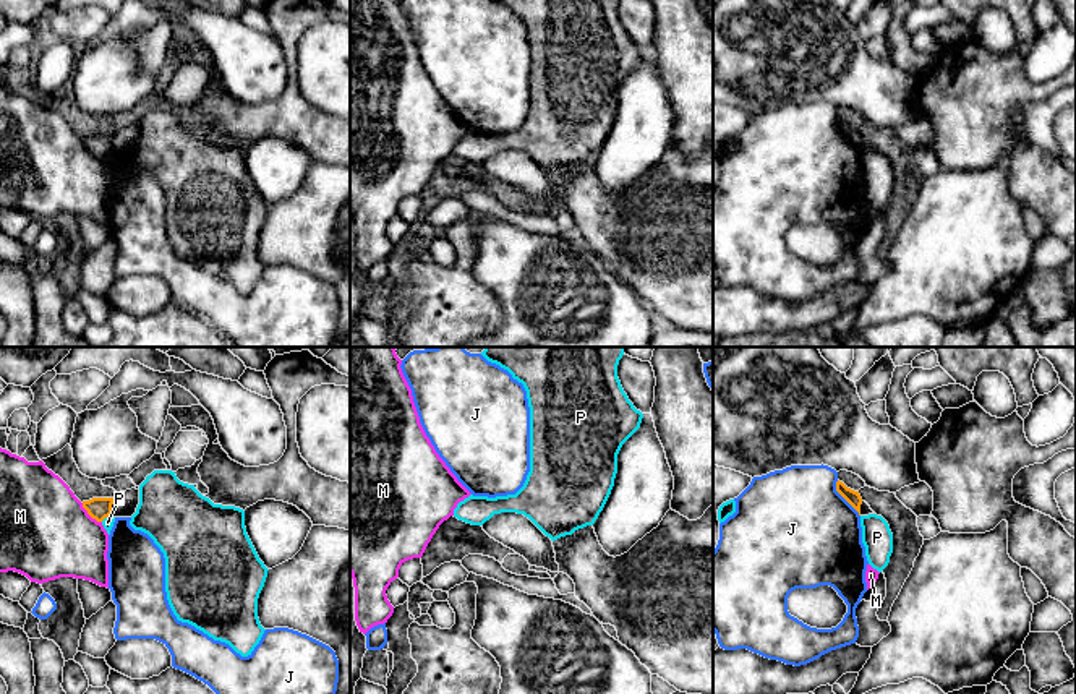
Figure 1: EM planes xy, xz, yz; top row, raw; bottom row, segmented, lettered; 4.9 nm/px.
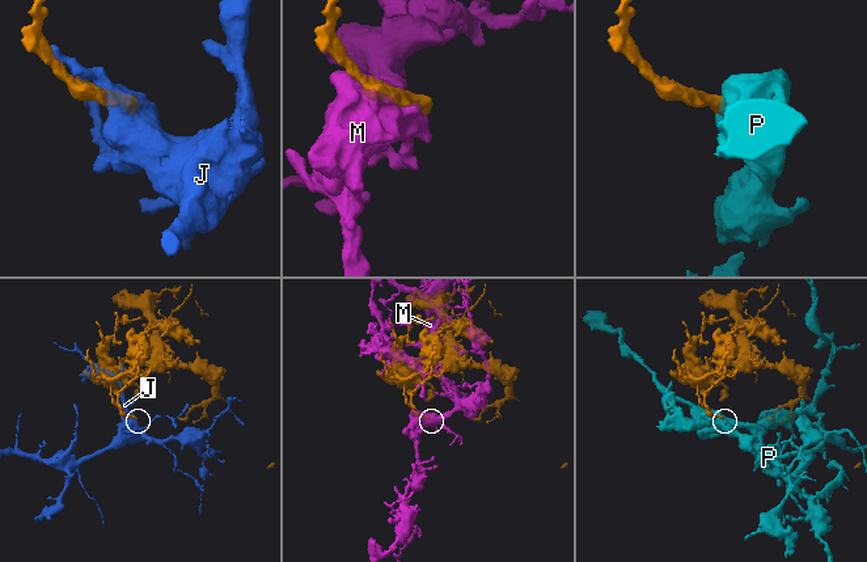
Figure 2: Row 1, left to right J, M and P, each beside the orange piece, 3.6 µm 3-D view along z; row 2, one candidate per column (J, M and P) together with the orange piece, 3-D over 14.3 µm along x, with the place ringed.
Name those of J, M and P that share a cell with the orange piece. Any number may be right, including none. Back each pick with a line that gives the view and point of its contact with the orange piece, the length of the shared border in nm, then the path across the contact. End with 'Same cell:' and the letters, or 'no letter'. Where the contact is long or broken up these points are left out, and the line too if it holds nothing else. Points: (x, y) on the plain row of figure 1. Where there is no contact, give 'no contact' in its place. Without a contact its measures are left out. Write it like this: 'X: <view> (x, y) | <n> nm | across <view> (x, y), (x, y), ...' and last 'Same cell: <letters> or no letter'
Same cell: no letter

